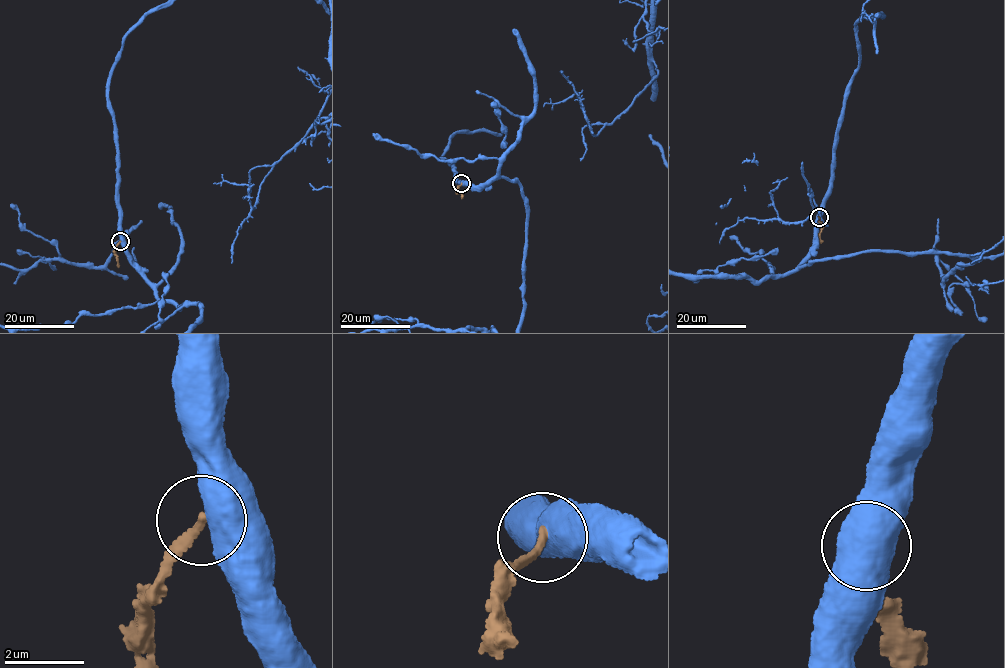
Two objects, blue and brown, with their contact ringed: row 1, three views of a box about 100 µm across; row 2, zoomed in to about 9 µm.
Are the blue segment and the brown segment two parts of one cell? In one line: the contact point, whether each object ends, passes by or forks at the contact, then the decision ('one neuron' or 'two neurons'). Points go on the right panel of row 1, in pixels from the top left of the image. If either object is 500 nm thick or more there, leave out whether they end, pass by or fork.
(819, 217) | two neurons

